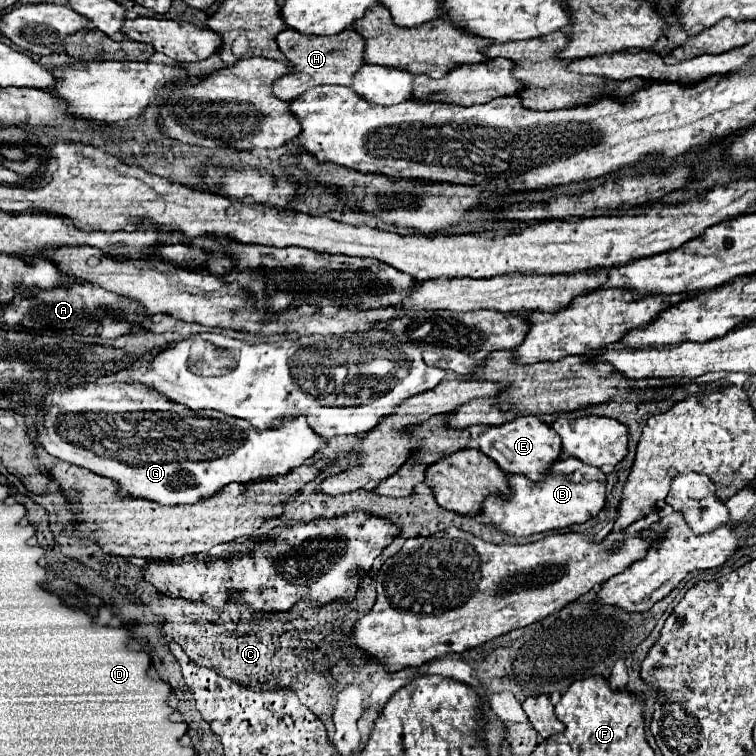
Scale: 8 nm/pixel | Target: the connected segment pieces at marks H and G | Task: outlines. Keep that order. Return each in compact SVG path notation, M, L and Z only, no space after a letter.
M284 30L276 38L280 52L286 56L292 72L278 78L272 86L272 94L280 100L294 100L298 94L308 88L322 84L340 84L350 86L354 72L364 64L364 38L356 30L344 30L342 34L334 34L334 38L314 38L298 34L296 30Z
M32 382L22 390L2 390L2 394L10 398L18 394L18 402L22 404L36 402L38 444L58 460L76 464L104 478L112 478L118 484L116 494L120 498L146 498L170 506L194 504L214 496L218 490L232 482L250 484L258 480L270 480L274 476L284 476L290 470L302 466L326 446L326 440L310 430L306 418L294 418L290 422L282 422L282 426L258 430L250 426L250 422L238 418L194 416L186 406L164 400L154 390L144 390L134 384L46 386L44 382Z

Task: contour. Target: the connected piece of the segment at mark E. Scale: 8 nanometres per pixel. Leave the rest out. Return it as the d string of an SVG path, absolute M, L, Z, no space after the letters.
M536 416L516 418L514 422L494 426L476 438L480 450L490 456L506 474L524 474L530 480L542 480L542 474L550 472L550 466L562 456L562 444L558 434L546 422Z

